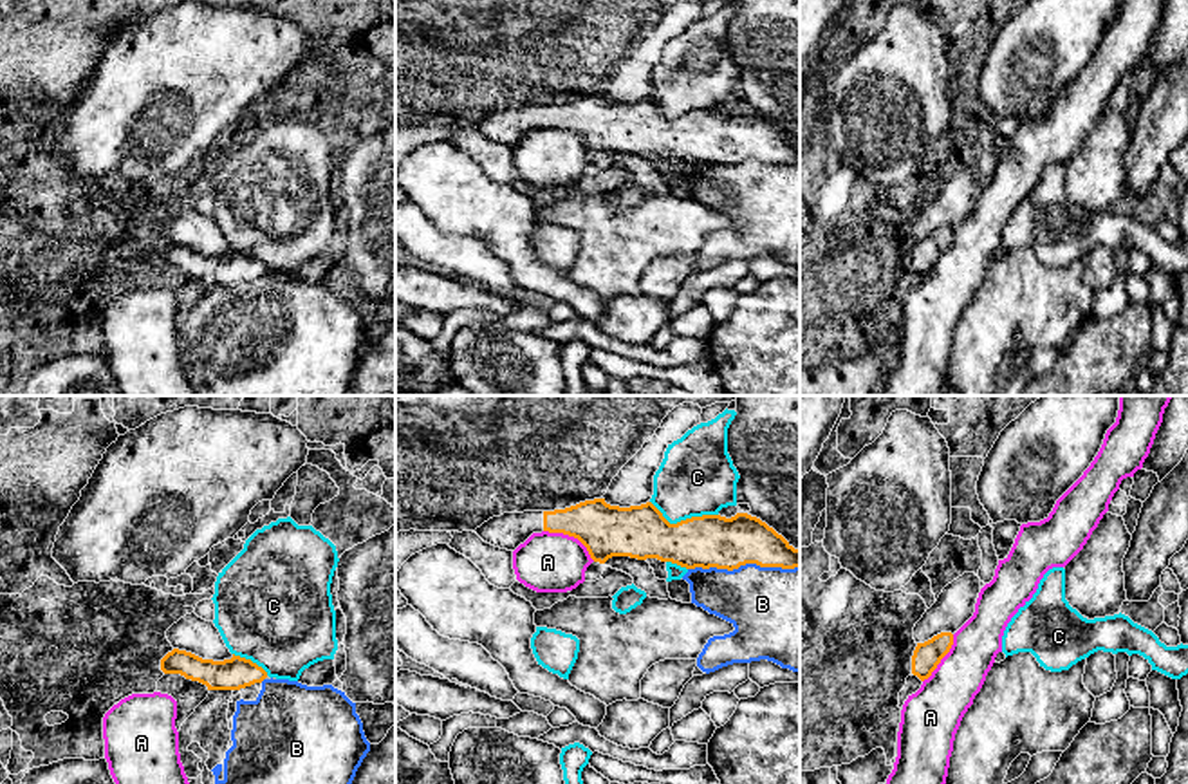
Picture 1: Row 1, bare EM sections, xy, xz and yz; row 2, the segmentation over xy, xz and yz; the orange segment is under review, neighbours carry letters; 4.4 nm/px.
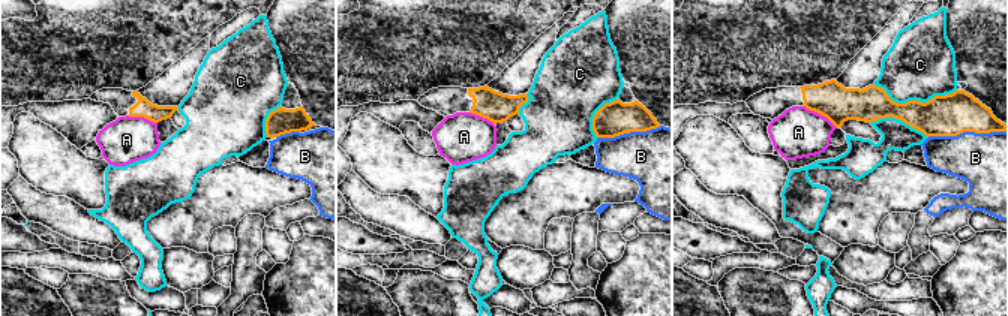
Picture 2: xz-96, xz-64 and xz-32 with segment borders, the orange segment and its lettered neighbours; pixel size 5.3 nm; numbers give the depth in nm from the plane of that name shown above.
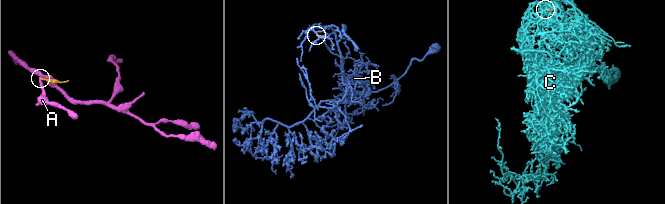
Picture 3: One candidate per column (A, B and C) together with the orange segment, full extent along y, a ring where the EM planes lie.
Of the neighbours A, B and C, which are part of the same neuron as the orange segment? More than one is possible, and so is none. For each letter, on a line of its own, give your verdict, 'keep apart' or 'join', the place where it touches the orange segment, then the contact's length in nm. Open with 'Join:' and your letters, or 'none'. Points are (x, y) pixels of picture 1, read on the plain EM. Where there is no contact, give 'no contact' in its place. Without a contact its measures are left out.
Join: none
A: keep apart | xz (571, 130) | 280 nm
B: keep apart | xz (742, 159) | 500 nm
C: keep apart | xz (683, 116) | 320 nm

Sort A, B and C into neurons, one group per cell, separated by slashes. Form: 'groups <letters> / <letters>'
groups A / B / C

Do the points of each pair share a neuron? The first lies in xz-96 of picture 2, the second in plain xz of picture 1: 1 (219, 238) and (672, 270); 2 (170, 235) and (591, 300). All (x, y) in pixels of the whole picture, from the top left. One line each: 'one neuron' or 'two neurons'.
1: one neuron
2: two neurons

